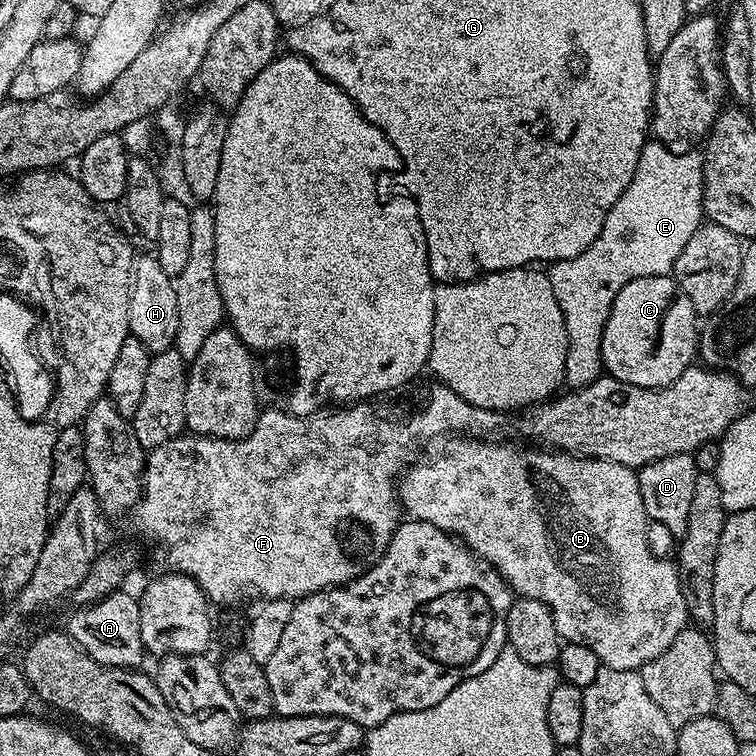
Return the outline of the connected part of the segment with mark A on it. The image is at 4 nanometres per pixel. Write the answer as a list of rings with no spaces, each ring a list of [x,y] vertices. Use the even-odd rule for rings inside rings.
[[[117,590],[106,598],[96,600],[93,604],[77,607],[76,613],[68,620],[66,631],[72,641],[82,649],[94,662],[108,668],[139,669],[146,657],[144,639],[140,629],[140,602],[135,595]]]

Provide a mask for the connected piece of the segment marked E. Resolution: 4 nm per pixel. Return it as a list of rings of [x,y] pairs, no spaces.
[[[645,143],[638,158],[638,166],[634,170],[634,178],[630,178],[630,186],[626,186],[618,202],[614,202],[614,206],[606,214],[598,238],[594,238],[594,242],[590,242],[590,246],[582,254],[569,260],[557,260],[547,269],[550,286],[554,286],[554,298],[558,298],[558,306],[566,322],[568,349],[564,379],[573,389],[584,388],[601,375],[602,334],[614,298],[618,298],[618,290],[622,290],[626,282],[634,282],[634,278],[669,275],[673,271],[675,260],[682,254],[691,236],[699,230],[704,219],[703,159],[695,151],[674,154],[662,143]]]

